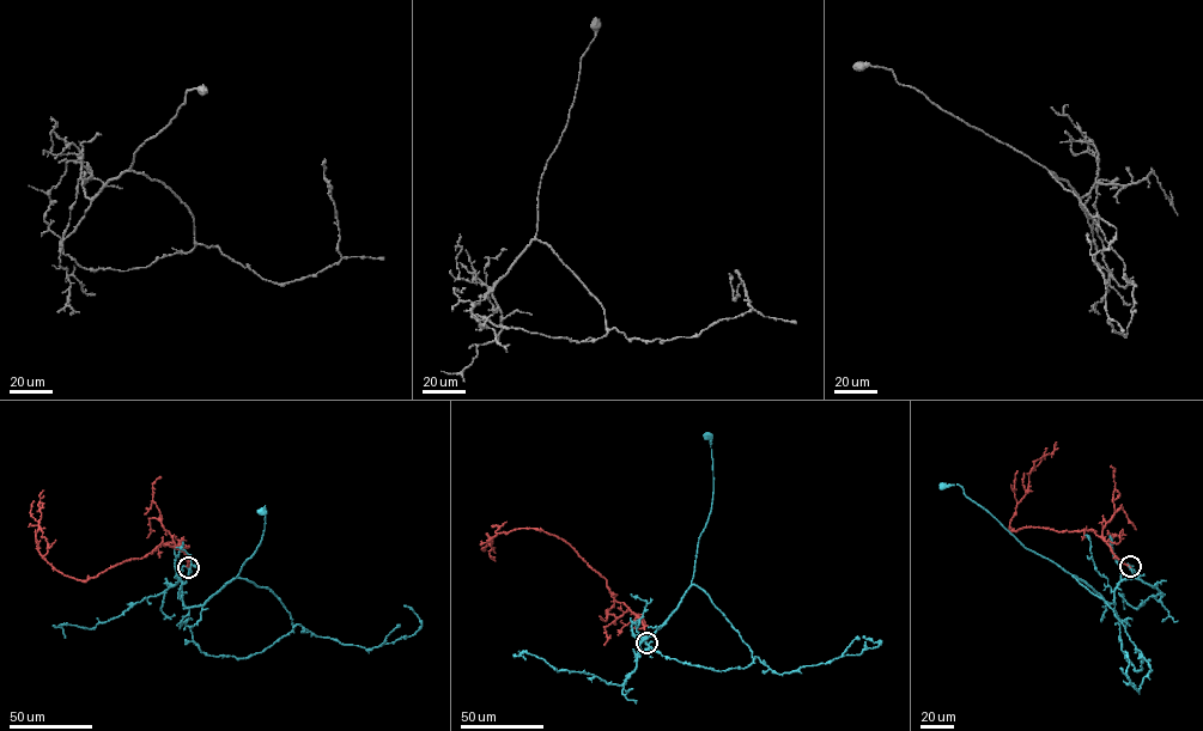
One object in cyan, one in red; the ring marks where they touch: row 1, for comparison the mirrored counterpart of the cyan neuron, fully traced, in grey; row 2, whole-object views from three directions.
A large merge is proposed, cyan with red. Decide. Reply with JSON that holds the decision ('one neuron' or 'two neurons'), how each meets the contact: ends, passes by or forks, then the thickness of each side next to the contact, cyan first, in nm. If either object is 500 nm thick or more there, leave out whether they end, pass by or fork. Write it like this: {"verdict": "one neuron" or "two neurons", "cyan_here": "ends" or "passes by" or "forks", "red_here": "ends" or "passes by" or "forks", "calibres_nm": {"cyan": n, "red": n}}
{"verdict": "two neurons", "calibres_nm": {"cyan": 320, "red": 500}}

